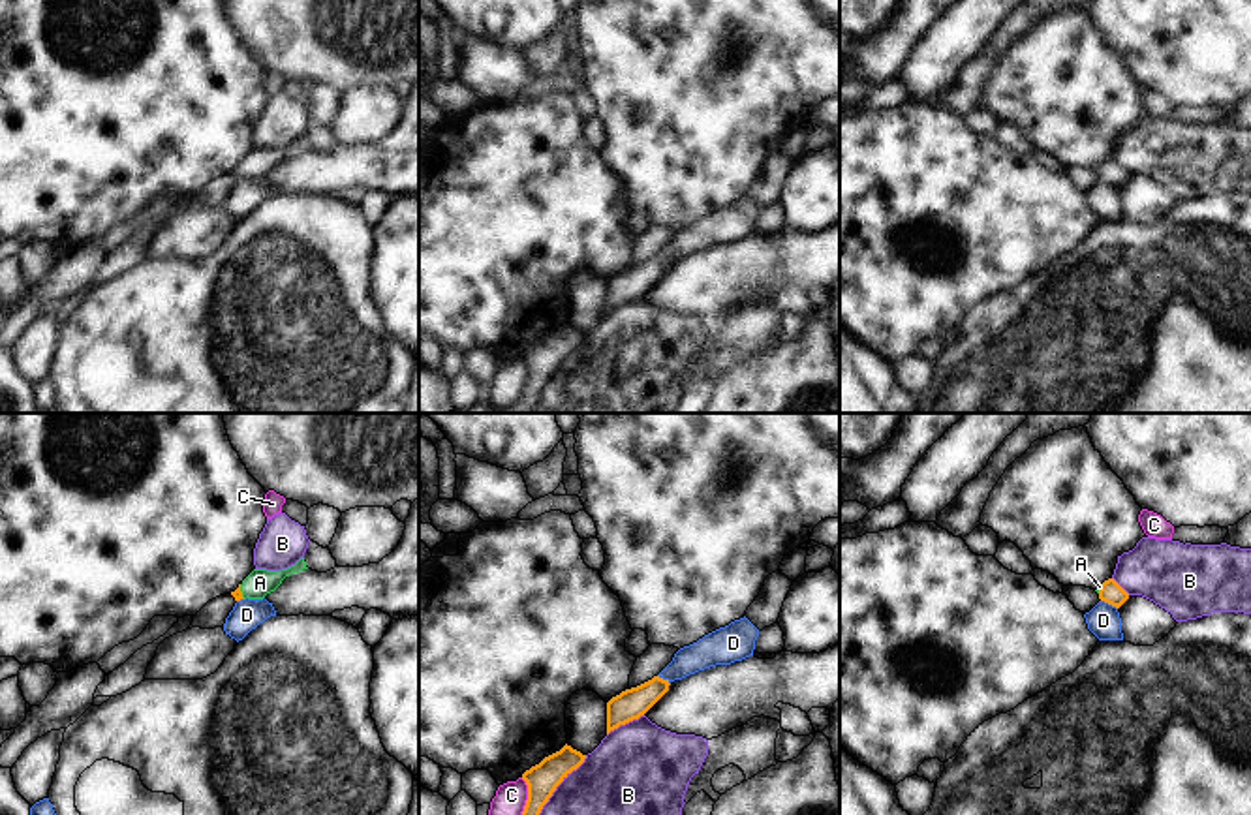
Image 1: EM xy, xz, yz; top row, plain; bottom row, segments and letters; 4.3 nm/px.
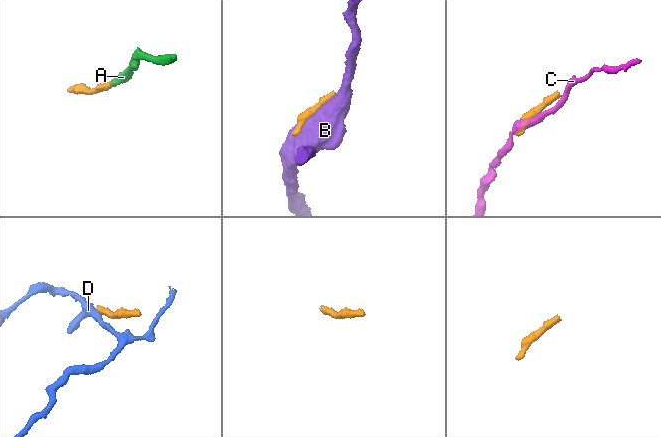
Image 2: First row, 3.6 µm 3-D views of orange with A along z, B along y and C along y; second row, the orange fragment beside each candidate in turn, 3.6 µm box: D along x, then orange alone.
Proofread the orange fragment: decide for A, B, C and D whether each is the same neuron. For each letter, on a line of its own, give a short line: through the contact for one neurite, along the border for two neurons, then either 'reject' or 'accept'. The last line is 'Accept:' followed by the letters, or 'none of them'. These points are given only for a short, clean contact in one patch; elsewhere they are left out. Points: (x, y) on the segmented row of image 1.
A: xy (237, 594), (241, 592), (260, 583) | accept
B: reject
C: xz (521, 778), (526, 785), (523, 814) | reject
D: yz (1101, 599), (1116, 609) | reject
Accept: A

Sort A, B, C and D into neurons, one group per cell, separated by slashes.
A / B / C / D

